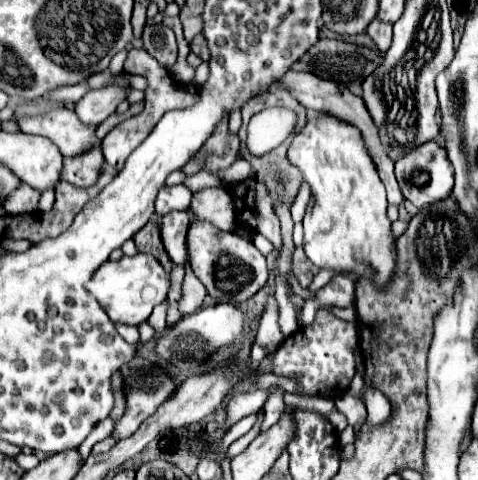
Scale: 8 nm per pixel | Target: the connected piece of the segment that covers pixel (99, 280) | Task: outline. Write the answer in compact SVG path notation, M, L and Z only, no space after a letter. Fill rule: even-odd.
M138 253L134 257L124 255L120 261L102 263L86 287L108 313L112 323L140 325L150 317L152 309L166 299L170 291L170 275L152 255L146 253Z

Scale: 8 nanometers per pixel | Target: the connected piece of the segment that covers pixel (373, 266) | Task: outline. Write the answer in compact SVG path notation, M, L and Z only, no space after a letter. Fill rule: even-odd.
M322 115L320 119L308 121L306 127L294 135L288 157L296 165L304 181L312 187L312 203L304 215L304 251L318 269L330 269L336 273L356 273L368 277L376 287L386 287L396 271L396 239L392 237L392 223L386 215L386 191L378 177L376 165L366 153L360 131L336 117Z

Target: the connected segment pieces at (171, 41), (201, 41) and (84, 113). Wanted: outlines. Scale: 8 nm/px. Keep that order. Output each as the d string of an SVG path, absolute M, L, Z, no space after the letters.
M146 27L142 33L142 41L144 41L144 49L158 59L158 63L166 69L172 69L172 65L176 63L178 57L178 49L176 49L176 37L174 33L164 27Z
M196 35L196 37L194 37L190 49L192 49L192 53L198 55L202 61L208 61L208 59L210 59L210 51L208 51L208 47L206 47L206 39L204 39L202 35Z
M114 77L102 89L90 89L76 103L76 115L80 117L82 123L100 125L128 97L128 89L132 89L128 77Z

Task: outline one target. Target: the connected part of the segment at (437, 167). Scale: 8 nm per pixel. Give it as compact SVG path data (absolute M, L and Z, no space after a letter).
M428 141L416 147L414 151L406 153L396 161L396 181L402 189L404 199L414 203L416 207L424 207L450 197L454 185L454 171L452 171L452 163L448 161L446 149L440 147L436 141Z

